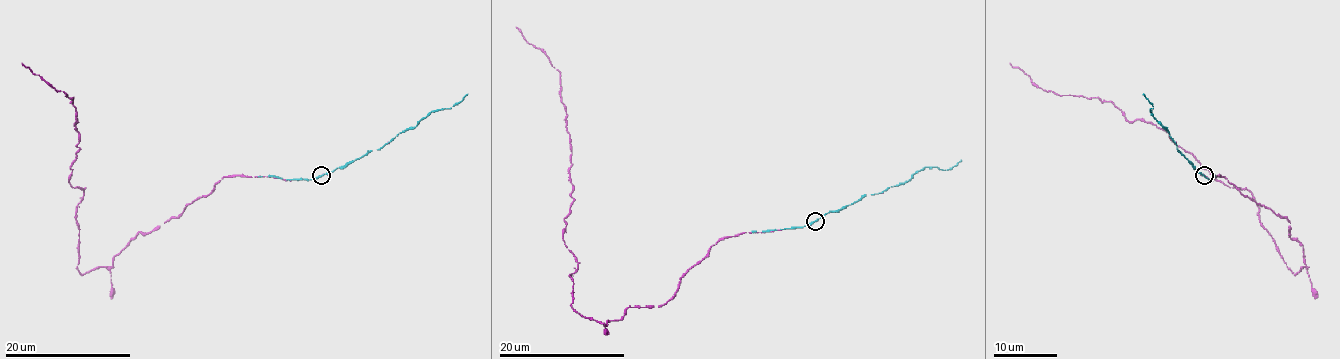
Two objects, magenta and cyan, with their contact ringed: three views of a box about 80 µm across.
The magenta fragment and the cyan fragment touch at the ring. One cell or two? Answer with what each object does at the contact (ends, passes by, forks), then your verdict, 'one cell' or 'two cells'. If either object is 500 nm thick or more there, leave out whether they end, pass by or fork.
magenta ends; cyan passes by; one cell

